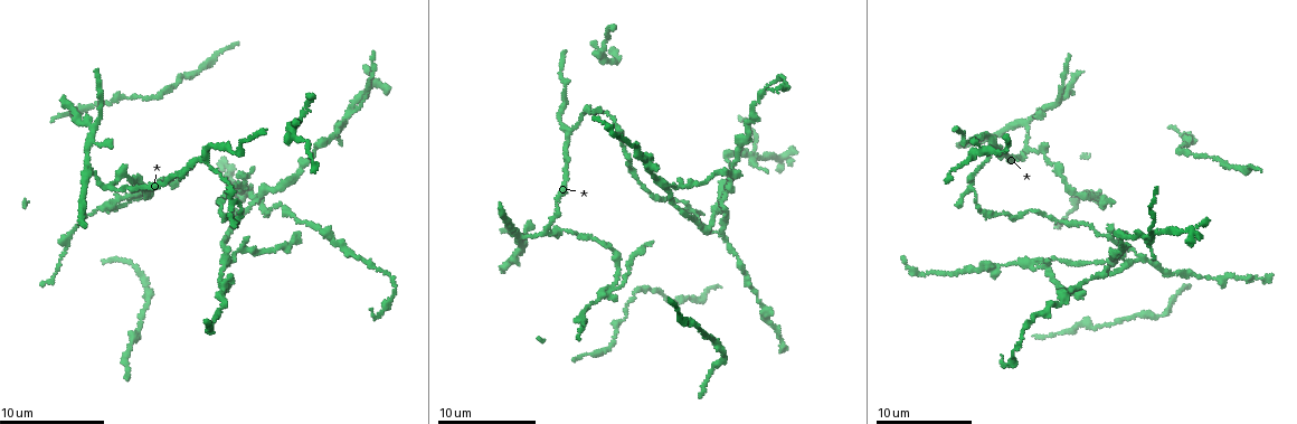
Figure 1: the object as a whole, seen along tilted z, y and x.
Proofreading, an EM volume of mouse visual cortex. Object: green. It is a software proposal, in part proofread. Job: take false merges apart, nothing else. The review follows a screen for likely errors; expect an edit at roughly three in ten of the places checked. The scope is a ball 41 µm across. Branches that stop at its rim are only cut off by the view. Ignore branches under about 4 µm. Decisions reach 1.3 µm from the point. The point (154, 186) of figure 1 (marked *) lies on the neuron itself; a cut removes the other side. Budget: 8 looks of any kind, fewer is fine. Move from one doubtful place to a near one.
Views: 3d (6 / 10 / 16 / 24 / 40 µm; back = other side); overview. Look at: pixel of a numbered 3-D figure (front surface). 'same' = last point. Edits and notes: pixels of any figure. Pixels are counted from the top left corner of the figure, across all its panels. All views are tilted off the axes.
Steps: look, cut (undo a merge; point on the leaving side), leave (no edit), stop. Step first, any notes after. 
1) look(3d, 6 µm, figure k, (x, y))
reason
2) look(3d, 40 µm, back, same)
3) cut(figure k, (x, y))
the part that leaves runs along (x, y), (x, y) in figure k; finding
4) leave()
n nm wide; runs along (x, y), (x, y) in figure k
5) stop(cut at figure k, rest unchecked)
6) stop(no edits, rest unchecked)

look(3d, 6 µm, figure 1, (205, 163))
three arms meet

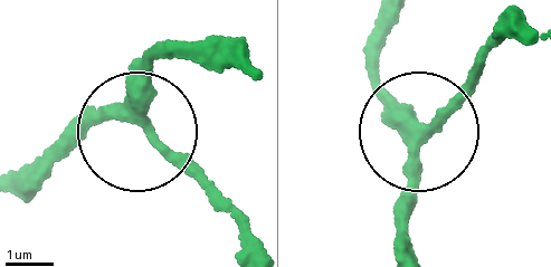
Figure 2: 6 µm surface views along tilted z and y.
leave()
3 arms; runs along (20, 167), (113, 117), (140, 125), (144, 77), (165, 53) in figure 2; one neuron here

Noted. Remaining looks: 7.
look(3d, 10 µm, figure 1, (107, 185))
three-way junction

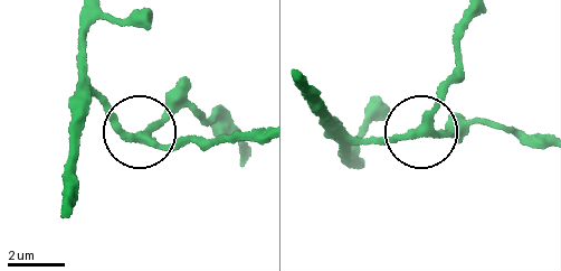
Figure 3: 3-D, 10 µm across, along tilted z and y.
leave()
3 arms; all the same neuron

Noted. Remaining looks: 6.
look(3d, 10 µm, figure 1, (1178, 149))

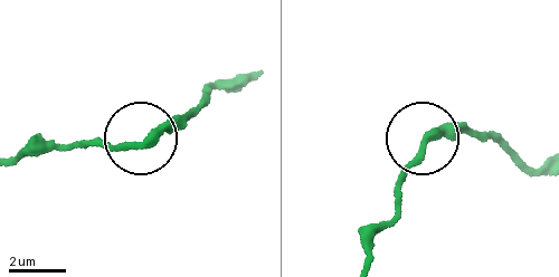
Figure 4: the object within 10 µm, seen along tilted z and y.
leave()
260 nm wide; continuous, no second neuron

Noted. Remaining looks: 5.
look(3d, 6 µm, figure 1, (256, 198))
side arm on a straight run

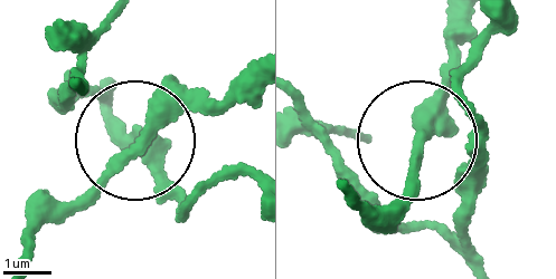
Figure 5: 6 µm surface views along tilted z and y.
leave()
continuous, no second neuron

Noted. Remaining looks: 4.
stop(no edits, rest unchecked)

